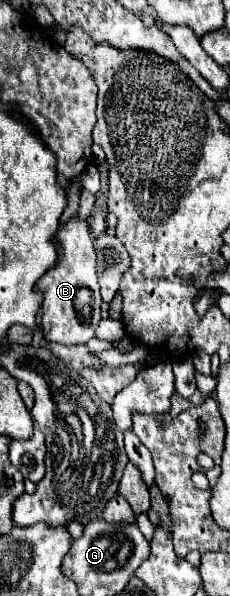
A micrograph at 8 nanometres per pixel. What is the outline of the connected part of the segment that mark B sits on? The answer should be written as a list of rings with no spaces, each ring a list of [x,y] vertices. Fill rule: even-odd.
[[[72,217],[64,227],[58,229],[56,245],[60,261],[38,281],[38,289],[44,293],[42,301],[44,339],[48,343],[62,343],[62,345],[86,343],[94,337],[94,331],[102,319],[100,317],[102,299],[96,277],[94,239],[88,231],[88,223],[84,219]]]

